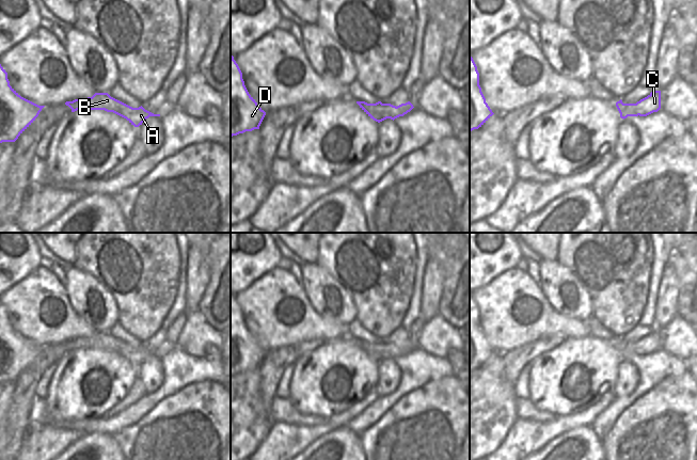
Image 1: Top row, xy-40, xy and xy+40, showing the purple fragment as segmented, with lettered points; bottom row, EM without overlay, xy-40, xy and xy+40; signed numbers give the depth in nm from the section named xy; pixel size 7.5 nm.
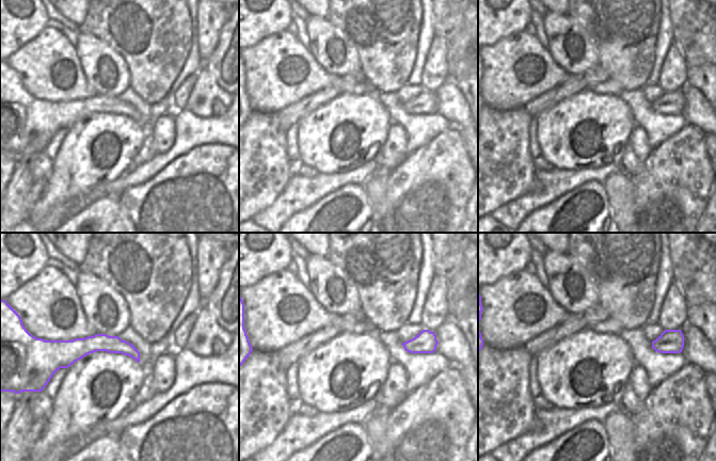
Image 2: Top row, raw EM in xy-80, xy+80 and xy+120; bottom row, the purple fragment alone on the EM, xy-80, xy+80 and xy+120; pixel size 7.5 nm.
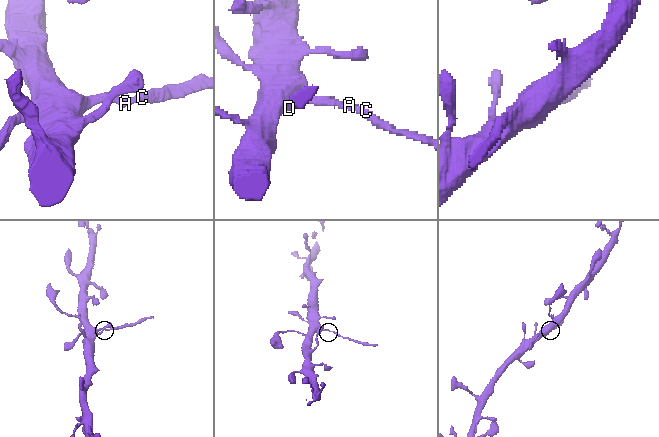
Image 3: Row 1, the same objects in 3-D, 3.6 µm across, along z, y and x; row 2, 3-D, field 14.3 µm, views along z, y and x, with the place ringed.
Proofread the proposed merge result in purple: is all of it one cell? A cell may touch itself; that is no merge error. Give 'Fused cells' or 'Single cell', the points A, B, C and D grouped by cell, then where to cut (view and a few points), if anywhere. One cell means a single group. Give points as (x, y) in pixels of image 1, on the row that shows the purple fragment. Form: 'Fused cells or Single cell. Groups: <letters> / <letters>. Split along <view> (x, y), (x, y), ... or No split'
Fused cells. Groups: A B D / C. Split along xy+40 (628, 104), (638, 114).

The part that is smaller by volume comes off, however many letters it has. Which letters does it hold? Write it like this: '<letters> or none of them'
C

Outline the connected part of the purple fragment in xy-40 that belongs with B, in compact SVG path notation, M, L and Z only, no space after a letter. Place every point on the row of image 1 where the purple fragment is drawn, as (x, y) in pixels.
M95 93L92 97L66 101L65 105L72 109L72 112L77 110L105 110L113 112L126 118L134 127L142 125L149 116L160 116L160 114L154 114L145 110L142 106L132 108L111 97L108 93Z

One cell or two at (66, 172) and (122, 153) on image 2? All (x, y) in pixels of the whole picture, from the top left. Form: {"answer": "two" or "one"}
{"answer": "one"}

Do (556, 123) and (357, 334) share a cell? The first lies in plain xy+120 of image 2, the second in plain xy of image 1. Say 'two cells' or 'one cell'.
two cells

